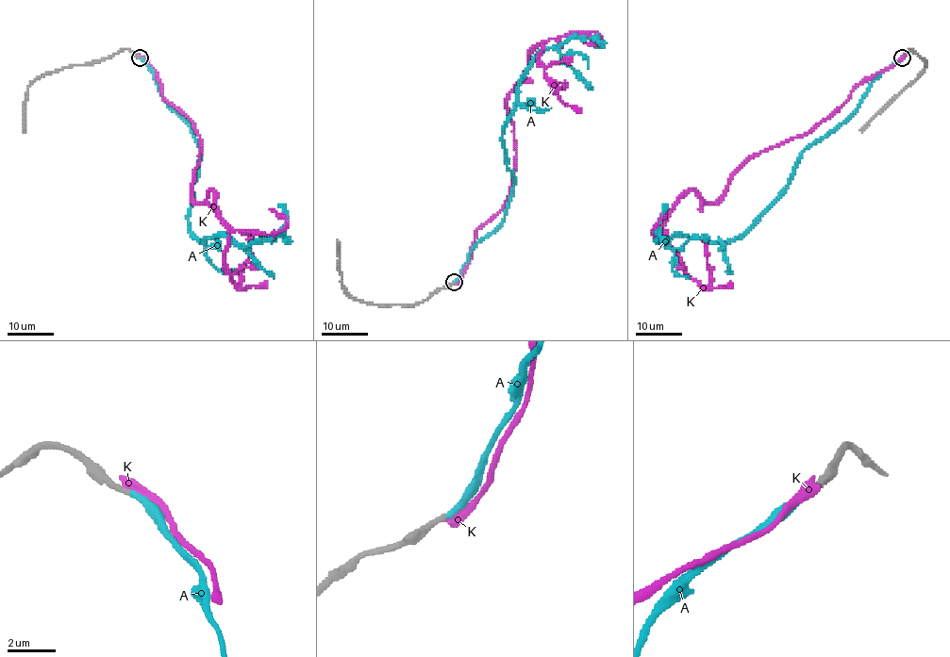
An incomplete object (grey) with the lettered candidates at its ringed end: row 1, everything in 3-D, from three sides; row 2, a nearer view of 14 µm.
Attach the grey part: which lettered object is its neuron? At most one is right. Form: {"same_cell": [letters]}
{"same_cell": ["A"]}

